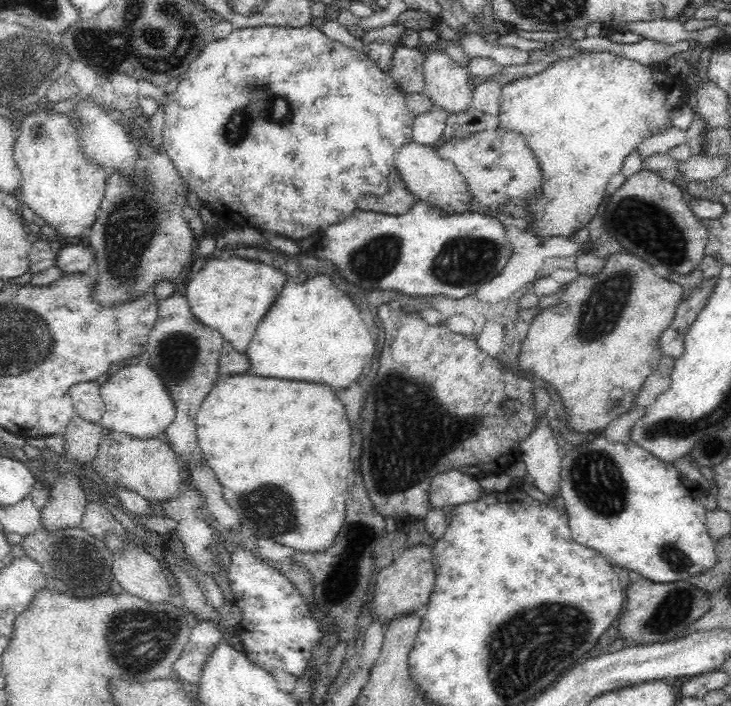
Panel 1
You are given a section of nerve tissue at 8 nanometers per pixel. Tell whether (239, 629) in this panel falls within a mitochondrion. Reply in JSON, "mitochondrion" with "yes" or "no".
{"mitochondrion":"no"}

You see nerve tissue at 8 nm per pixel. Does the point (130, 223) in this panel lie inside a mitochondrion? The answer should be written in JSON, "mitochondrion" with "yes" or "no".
{"mitochondrion":"yes"}

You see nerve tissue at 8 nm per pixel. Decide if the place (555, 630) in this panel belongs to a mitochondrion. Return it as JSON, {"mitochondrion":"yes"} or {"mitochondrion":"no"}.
{"mitochondrion":"yes"}

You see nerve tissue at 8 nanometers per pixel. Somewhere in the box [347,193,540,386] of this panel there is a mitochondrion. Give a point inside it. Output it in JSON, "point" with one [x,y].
{"point":[462,262]}

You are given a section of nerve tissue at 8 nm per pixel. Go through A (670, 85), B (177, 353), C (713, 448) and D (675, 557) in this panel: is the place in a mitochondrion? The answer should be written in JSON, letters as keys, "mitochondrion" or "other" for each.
{"A":"other","B":"mitochondrion","C":"other","D":"mitochondrion"}

